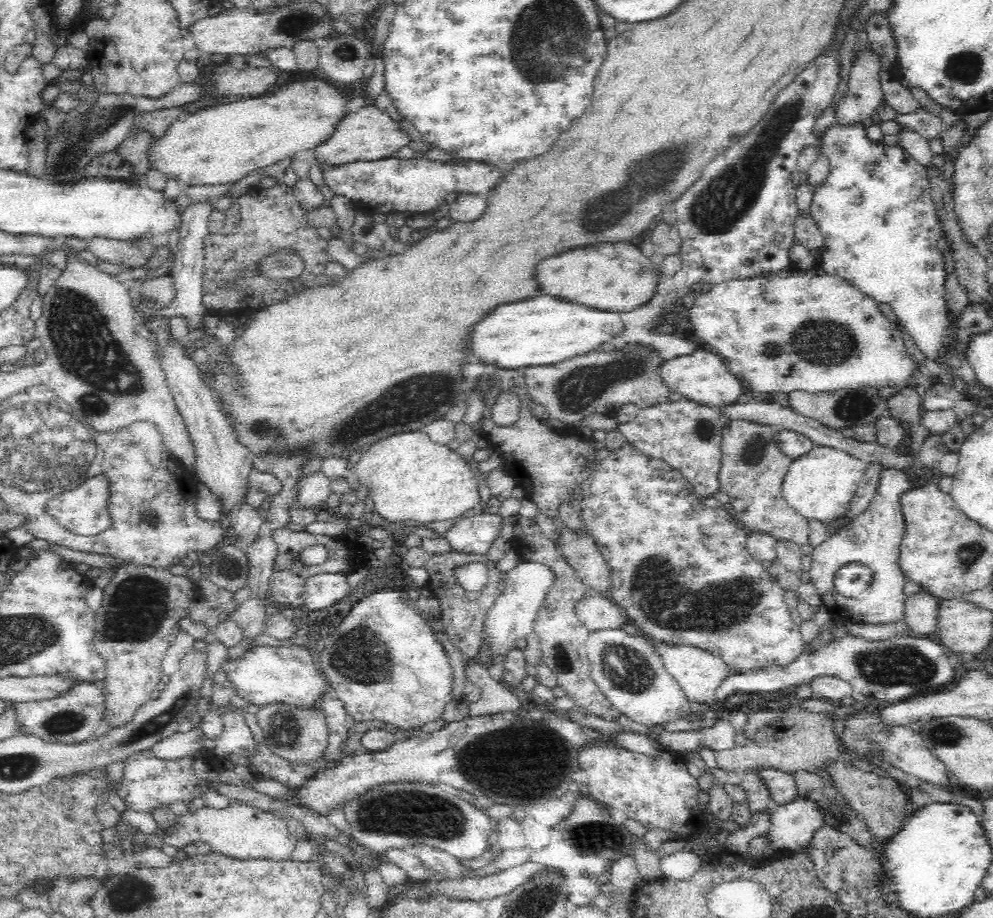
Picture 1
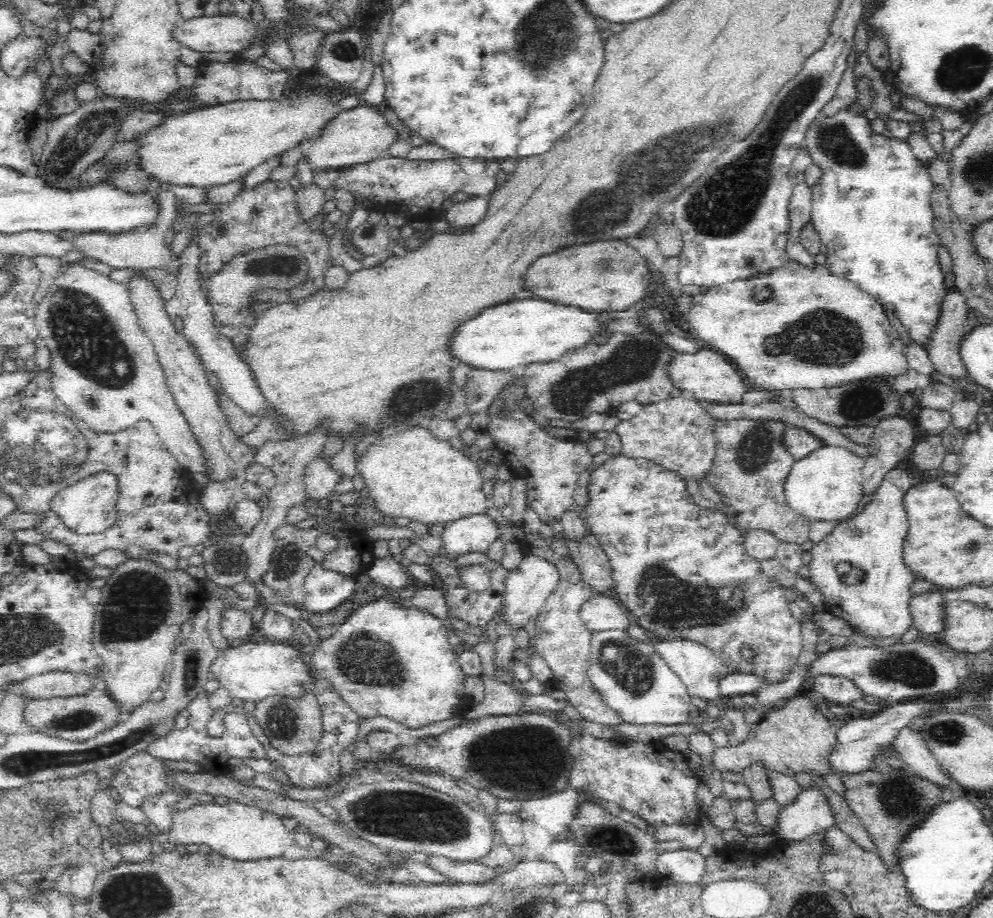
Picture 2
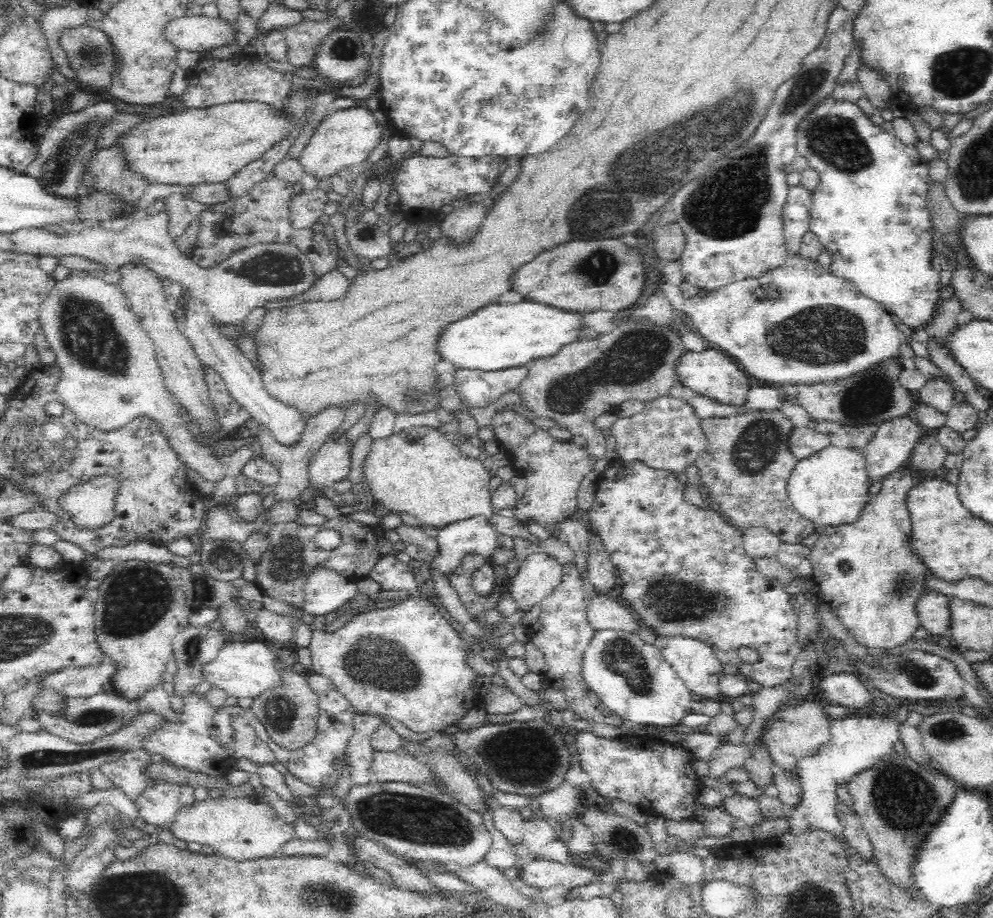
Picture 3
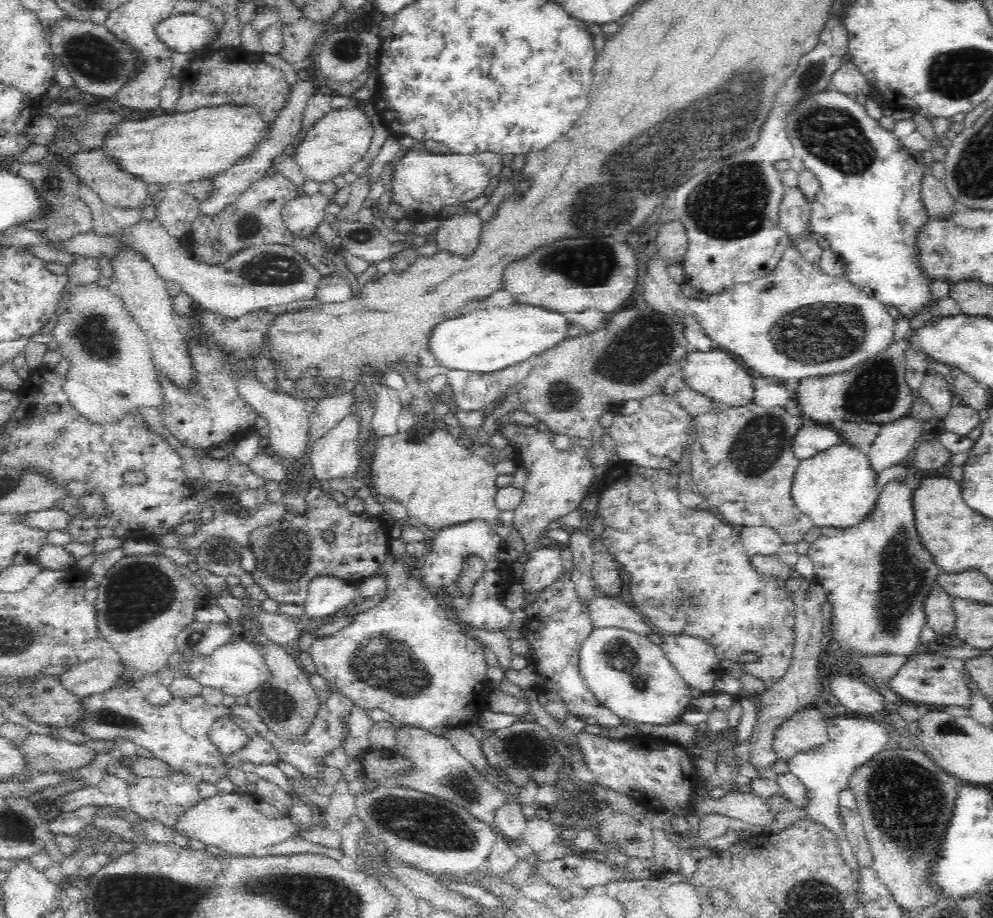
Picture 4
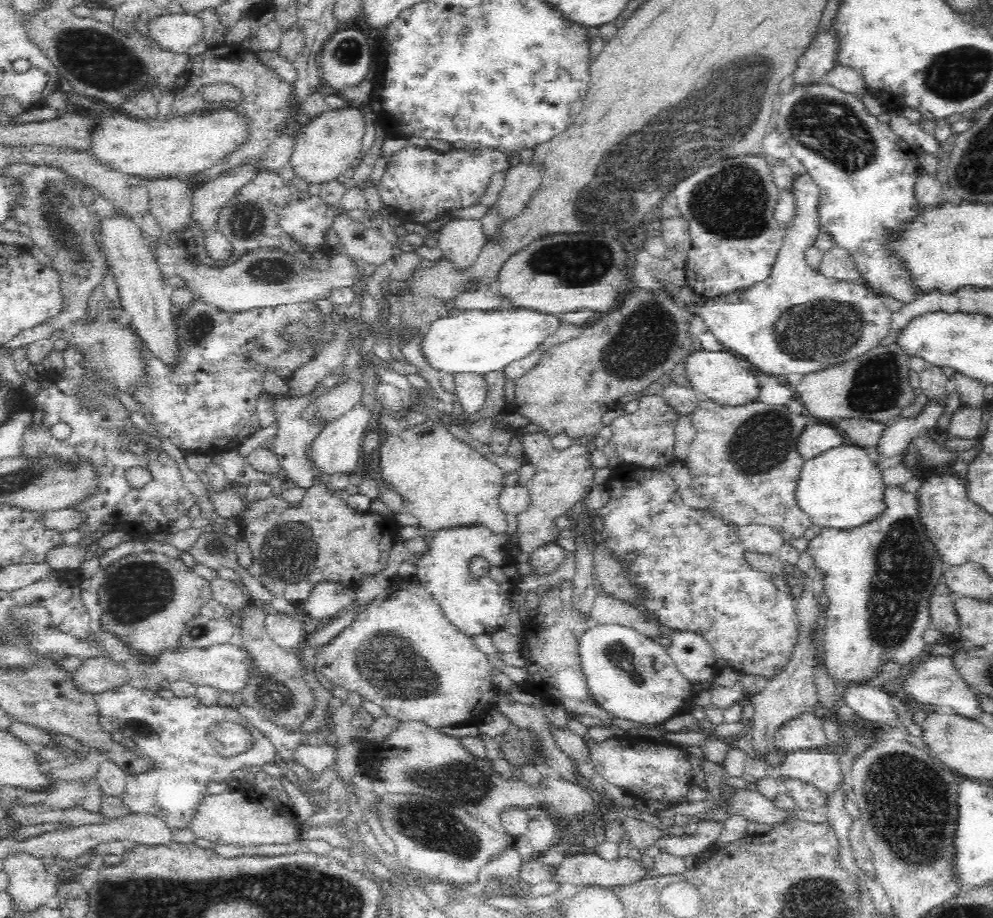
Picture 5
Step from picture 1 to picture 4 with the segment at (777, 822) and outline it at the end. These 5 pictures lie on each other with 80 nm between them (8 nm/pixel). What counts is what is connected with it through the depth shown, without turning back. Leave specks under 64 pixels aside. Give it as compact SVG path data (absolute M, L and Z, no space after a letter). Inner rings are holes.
M849 715L846 717L828 718L827 731L829 739L825 743L812 747L810 750L795 754L788 762L788 773L800 779L808 789L808 806L806 806L807 818L818 823L824 823L828 829L838 835L838 846L847 866L851 870L859 867L858 861L851 851L851 846L845 839L842 831L843 823L839 817L839 795L848 787L849 778L854 774L858 766L888 747L893 739L887 722L876 721Z

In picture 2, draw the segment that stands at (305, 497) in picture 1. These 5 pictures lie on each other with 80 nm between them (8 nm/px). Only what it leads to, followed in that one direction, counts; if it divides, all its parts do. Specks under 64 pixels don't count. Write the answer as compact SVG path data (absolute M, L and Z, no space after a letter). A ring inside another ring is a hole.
M317 456L305 470L306 499L321 500L328 498L341 479L342 474L332 468L328 456L326 458Z

